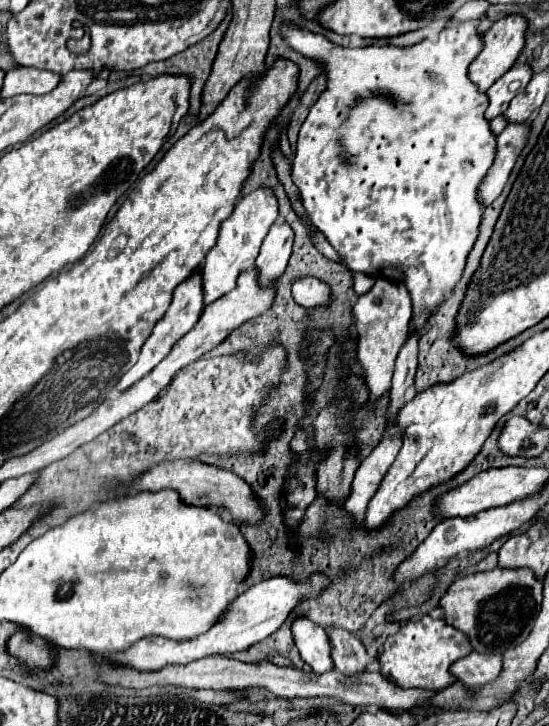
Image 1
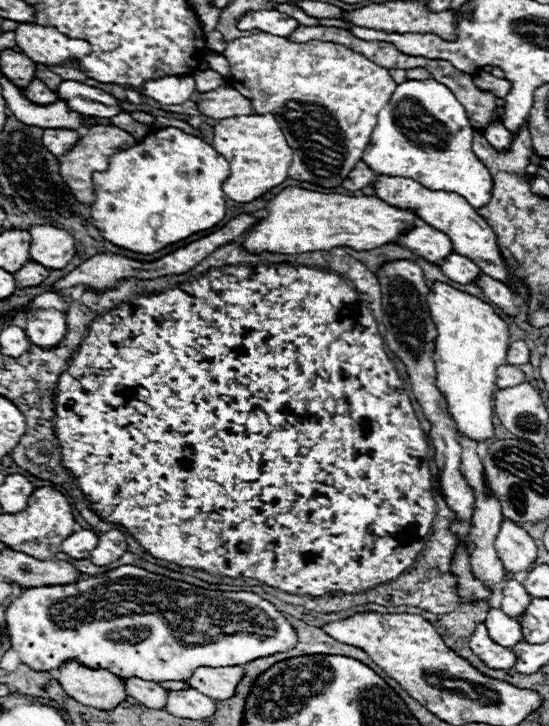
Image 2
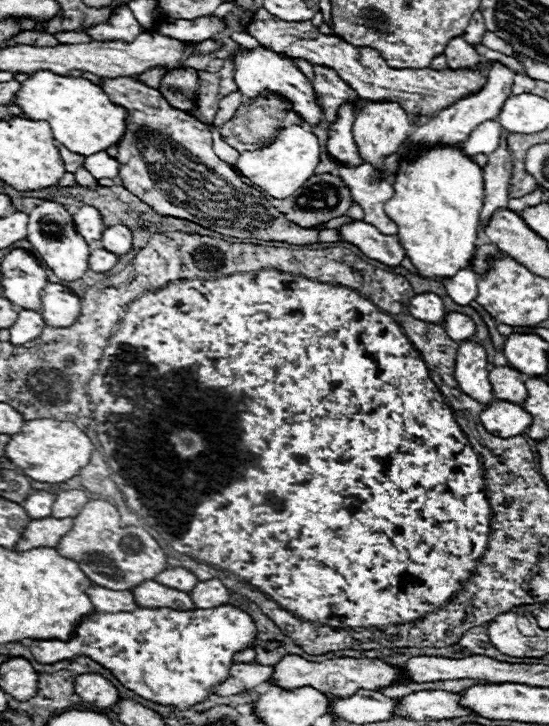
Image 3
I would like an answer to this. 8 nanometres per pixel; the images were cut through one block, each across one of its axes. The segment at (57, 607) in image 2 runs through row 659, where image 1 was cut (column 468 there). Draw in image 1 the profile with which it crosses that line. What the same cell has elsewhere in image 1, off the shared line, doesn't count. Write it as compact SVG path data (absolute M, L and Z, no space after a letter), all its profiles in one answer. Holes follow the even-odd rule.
M484 14L478 20L464 20L456 30L448 26L436 40L424 38L414 46L372 42L360 48L338 46L326 36L290 22L280 24L284 42L316 62L328 80L326 90L310 108L300 128L298 148L292 160L292 182L300 190L304 210L338 252L346 268L374 278L402 282L412 298L414 332L396 358L388 410L390 420L404 406L406 388L414 382L418 338L432 314L454 294L480 232L484 206L478 202L478 186L488 174L488 168L492 168L496 136L490 130L490 120L484 116L488 96L472 84L468 68L482 52L484 36L480 36L478 26L486 18Z

